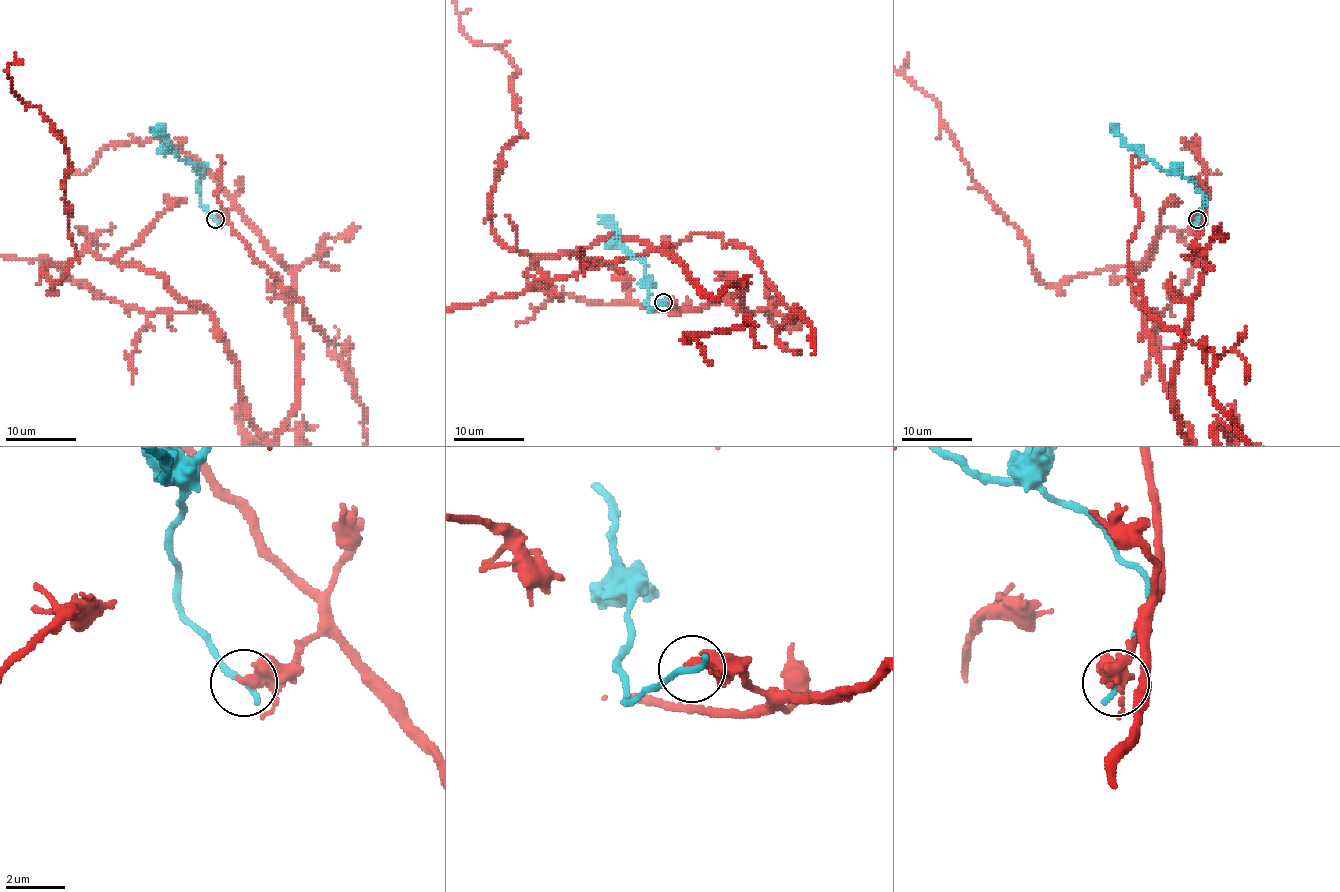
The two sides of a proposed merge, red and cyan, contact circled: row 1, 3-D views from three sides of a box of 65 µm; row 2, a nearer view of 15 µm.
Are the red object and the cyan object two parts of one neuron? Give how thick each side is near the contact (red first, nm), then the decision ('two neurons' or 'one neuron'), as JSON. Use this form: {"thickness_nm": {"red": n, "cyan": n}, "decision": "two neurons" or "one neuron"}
{"thickness_nm": {"red": 460, "cyan": 280}, "decision": "two neurons"}

